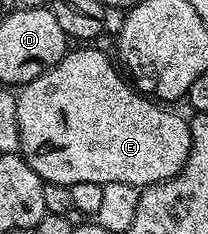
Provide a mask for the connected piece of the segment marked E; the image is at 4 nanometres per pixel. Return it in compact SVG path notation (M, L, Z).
M80 46L77 52L76 49L70 50L54 67L19 89L16 96L19 155L23 156L24 161L39 174L45 184L71 186L78 182L98 182L103 185L126 182L143 189L149 184L157 184L159 180L174 178L190 154L192 129L189 121L171 112L168 109L171 107L161 107L155 99L137 91L121 75L117 65L108 61L106 53L92 47L96 46Z

